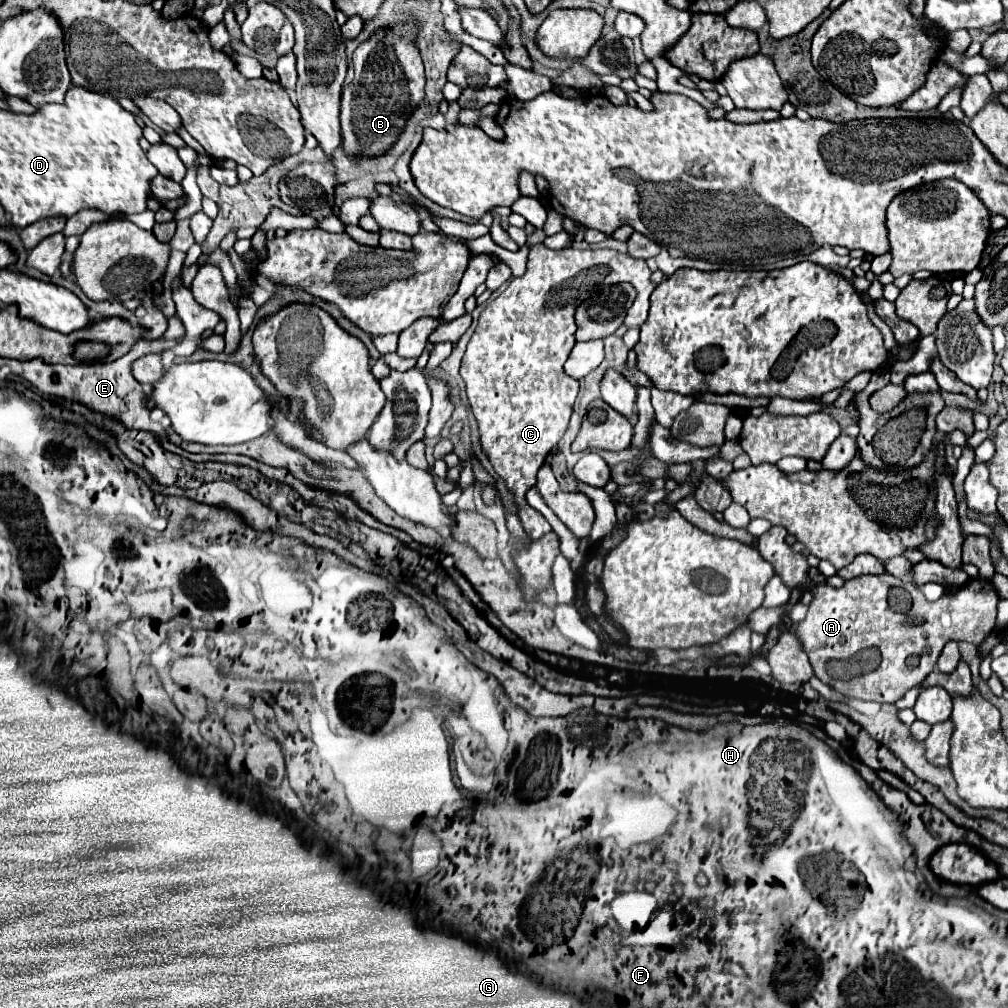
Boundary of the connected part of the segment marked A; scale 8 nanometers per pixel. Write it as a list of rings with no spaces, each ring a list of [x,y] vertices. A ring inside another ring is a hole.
[[[771,526],[765,534],[759,536],[757,550],[772,564],[774,572],[790,589],[803,583],[813,594],[807,618],[801,624],[793,626],[791,632],[795,632],[795,636],[803,644],[815,676],[831,688],[837,686],[837,680],[827,674],[829,660],[847,660],[863,648],[877,648],[883,656],[881,664],[877,670],[865,674],[865,686],[857,686],[857,690],[865,690],[865,700],[893,704],[903,698],[907,690],[919,686],[931,674],[947,642],[965,640],[979,646],[997,624],[999,596],[991,580],[967,580],[959,588],[959,592],[947,592],[937,602],[929,602],[923,592],[911,582],[903,582],[899,578],[893,578],[891,574],[857,576],[847,580],[841,588],[833,588],[829,584],[812,585],[808,576],[810,566],[807,558],[801,553],[793,552],[785,542],[785,536],[787,532],[781,526]],[[891,588],[903,588],[913,596],[911,614],[895,614],[889,608],[887,594]],[[913,654],[917,654],[917,666],[909,666],[909,658],[913,658]]]

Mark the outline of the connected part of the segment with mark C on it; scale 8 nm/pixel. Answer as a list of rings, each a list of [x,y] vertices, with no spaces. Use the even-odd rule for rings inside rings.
[[[537,244],[529,252],[527,260],[527,272],[521,278],[513,278],[511,284],[487,304],[487,308],[479,316],[477,330],[467,346],[467,352],[461,362],[461,378],[465,380],[467,388],[467,400],[473,410],[473,416],[479,424],[479,438],[481,448],[487,454],[489,462],[493,464],[495,472],[505,480],[515,504],[517,504],[517,516],[521,520],[521,526],[529,538],[541,538],[541,534],[551,532],[549,522],[527,504],[525,492],[535,486],[537,470],[545,462],[551,448],[559,442],[559,438],[565,434],[573,402],[579,392],[579,382],[569,378],[563,372],[563,364],[569,358],[571,348],[575,346],[575,322],[573,322],[573,310],[593,292],[601,290],[609,284],[629,282],[633,288],[637,288],[637,304],[627,310],[624,325],[629,328],[639,328],[649,310],[649,296],[655,290],[657,284],[651,280],[651,270],[645,260],[631,258],[629,254],[621,254],[615,250],[549,250],[543,244]]]

